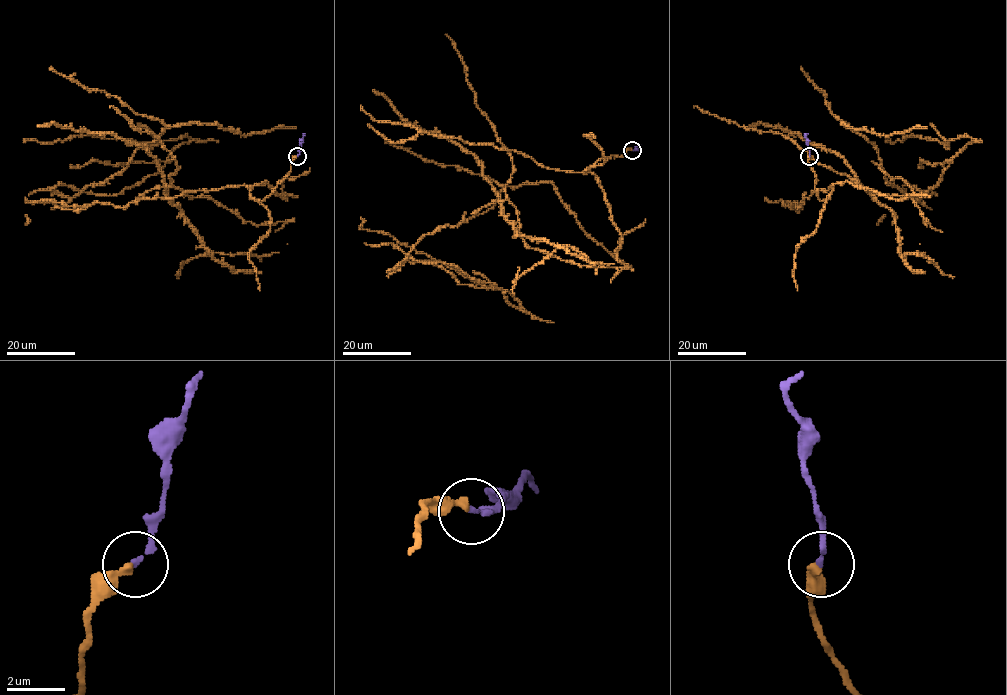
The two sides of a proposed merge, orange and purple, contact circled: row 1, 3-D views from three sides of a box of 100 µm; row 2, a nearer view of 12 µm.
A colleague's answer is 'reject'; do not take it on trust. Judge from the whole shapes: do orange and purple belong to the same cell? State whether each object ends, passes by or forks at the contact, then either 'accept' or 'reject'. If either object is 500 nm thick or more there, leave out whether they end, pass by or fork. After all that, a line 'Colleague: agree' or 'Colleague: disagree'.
orange ends there; purple ends there; reject
Colleague: agree

